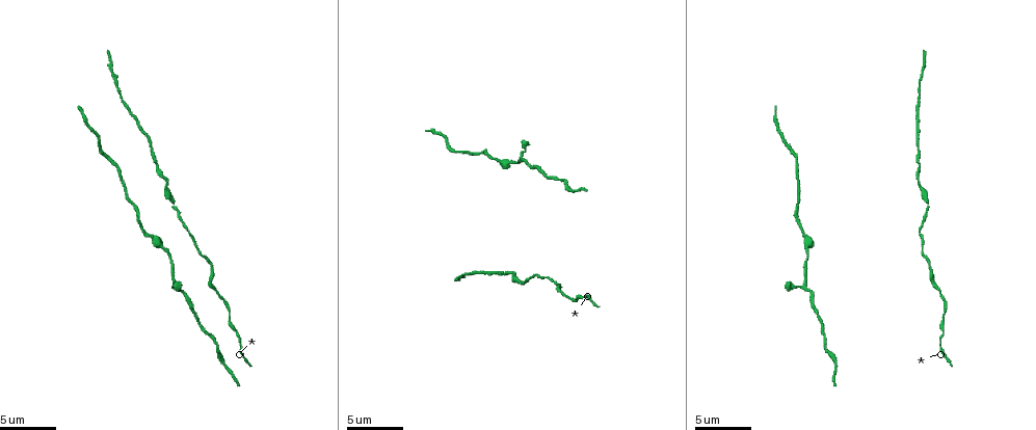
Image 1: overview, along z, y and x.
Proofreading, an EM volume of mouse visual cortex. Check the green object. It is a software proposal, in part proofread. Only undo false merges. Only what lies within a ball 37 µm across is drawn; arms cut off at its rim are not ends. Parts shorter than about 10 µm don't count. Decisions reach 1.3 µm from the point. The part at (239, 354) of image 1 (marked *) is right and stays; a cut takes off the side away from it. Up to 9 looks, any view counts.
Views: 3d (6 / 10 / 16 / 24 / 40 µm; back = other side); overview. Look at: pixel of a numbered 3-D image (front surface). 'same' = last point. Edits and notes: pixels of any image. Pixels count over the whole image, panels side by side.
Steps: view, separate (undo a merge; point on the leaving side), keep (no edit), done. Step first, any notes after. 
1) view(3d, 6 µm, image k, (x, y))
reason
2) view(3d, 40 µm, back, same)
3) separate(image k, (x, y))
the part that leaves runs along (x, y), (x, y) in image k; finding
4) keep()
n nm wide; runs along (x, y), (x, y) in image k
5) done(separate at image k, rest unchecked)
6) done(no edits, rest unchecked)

view(3d, 10 µm, image 1, (228, 316))
a narrow waist

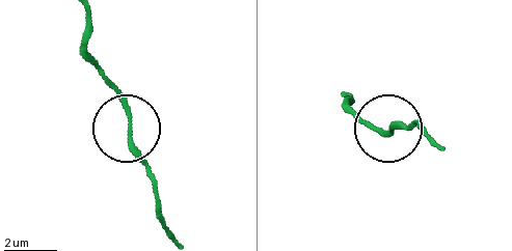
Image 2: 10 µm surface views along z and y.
keep()
one neuron here

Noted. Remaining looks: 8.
view(3d, 6 µm, image 1, (172, 276))
sudden change in width

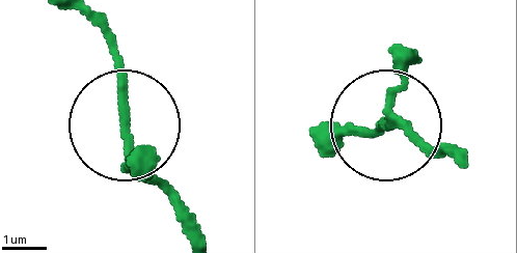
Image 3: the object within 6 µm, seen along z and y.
keep()
all the same neuron

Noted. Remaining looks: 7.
view(3d, 10 µm, image 1, (147, 236))
thick turns thin

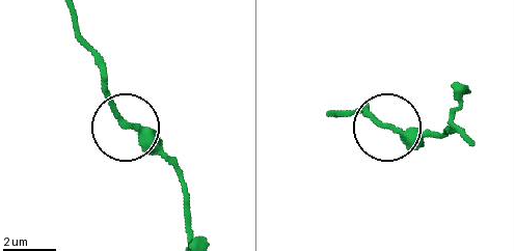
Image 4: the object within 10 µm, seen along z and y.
keep()
240 nm wide; one neuron here

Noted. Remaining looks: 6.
view(3d, 10 µm, image 1, (928, 209))
calibre changes

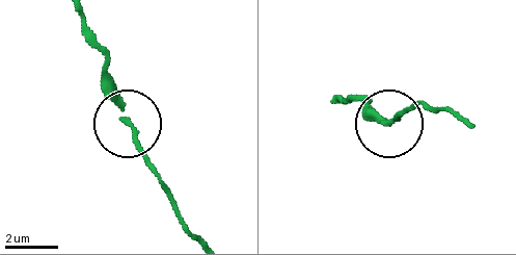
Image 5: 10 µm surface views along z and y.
keep()
180 nm wide; runs along (462, 121), (446, 107), (417, 105), (394, 121), (364, 109) in image 5; one neuron here

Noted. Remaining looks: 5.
done(no edits, rest unchecked)

